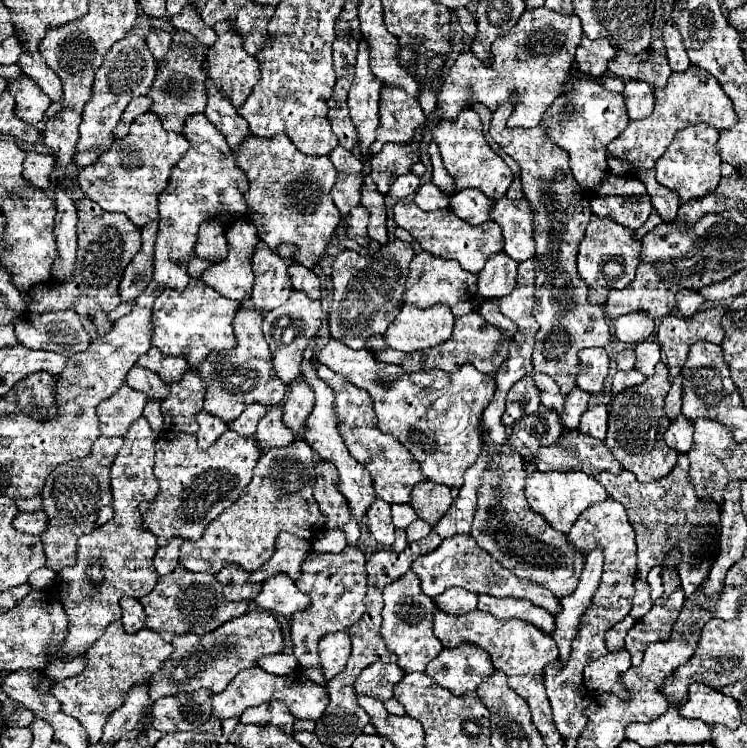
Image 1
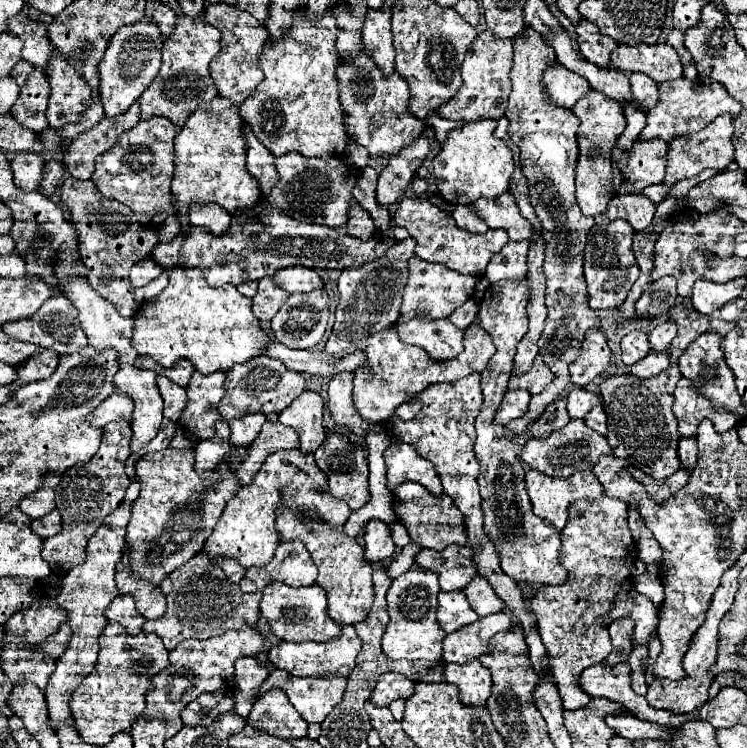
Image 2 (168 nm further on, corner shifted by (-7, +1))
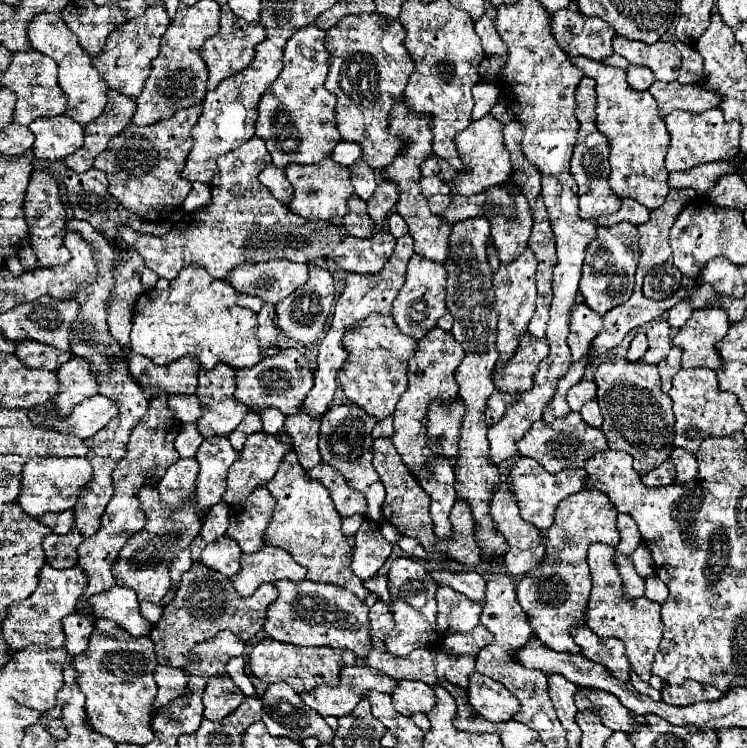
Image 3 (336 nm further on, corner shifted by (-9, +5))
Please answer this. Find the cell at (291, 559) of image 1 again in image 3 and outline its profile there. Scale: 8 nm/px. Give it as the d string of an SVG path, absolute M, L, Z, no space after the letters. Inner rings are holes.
M265 546L259 552L243 554L239 572L229 580L233 582L237 594L247 598L265 582L277 582L277 580L297 582L303 580L305 574L307 572L303 570L303 566L299 566L287 550Z

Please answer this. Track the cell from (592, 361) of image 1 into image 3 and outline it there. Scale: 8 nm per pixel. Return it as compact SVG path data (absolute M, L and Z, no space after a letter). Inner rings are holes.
M583 302L573 304L569 338L567 338L573 362L577 362L589 352L591 342L601 332L601 328L603 328L603 318L599 314L593 314L593 310L589 310L589 306L585 306Z

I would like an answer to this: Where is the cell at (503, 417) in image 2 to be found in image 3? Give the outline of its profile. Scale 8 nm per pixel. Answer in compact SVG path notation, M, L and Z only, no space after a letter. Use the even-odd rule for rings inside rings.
M495 390L489 396L487 408L485 408L485 422L487 422L487 426L493 426L493 422L497 422L505 414L505 408L509 404L513 404L513 402L517 402L517 394L515 392L499 392L499 390Z

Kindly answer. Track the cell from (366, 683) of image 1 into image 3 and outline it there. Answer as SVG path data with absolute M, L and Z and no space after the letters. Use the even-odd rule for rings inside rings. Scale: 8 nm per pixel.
M399 680L397 690L391 696L395 710L403 716L413 716L415 712L429 712L437 702L433 688L417 680Z

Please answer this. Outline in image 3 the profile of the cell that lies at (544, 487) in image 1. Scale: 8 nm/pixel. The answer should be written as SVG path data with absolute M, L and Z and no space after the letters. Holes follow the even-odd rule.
M521 456L515 462L515 466L511 468L511 472L509 472L509 488L515 494L515 500L517 500L521 518L525 522L531 522L539 530L549 528L553 524L553 516L555 516L557 504L563 498L567 498L567 496L583 490L585 488L585 480L587 480L587 474L585 474L583 468L577 468L577 470L561 470L559 474L553 476L539 462L535 462L533 458L525 458L525 456Z

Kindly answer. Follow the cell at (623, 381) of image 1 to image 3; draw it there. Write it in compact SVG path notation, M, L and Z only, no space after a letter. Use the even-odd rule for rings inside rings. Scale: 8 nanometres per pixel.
M655 322L647 330L649 338L649 350L645 352L643 360L649 364L659 364L661 360L667 358L669 348L671 348L671 328L667 322Z

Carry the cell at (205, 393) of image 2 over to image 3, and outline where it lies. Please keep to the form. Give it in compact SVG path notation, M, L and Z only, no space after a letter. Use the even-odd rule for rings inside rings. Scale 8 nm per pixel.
M219 364L213 370L201 370L199 372L199 386L197 386L195 394L197 394L197 398L203 404L203 416L197 422L197 428L199 428L203 438L211 438L215 434L227 436L233 428L237 428L237 424L249 412L249 408L245 404L237 402L237 398L233 396L235 394L235 386L237 386L235 378L237 378L237 372L231 366L225 366L225 364Z

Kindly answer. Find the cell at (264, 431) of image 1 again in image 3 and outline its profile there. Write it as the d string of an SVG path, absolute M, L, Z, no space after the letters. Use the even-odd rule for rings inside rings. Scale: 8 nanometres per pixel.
M255 432L251 438L247 438L243 450L239 452L239 458L237 462L233 462L233 466L229 468L229 474L227 474L227 492L223 494L223 500L233 506L233 504L239 504L243 502L251 490L257 490L259 486L265 486L273 474L277 472L277 466L281 464L283 456L291 450L289 444L283 444L277 436L273 434L265 434L265 432Z

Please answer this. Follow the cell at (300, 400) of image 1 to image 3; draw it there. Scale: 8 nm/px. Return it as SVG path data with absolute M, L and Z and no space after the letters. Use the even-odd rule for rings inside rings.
M299 410L297 414L285 418L285 430L289 432L293 440L293 450L297 452L299 464L305 470L311 470L321 462L319 446L317 446L319 424L321 420L311 418L309 414L305 414L305 410Z

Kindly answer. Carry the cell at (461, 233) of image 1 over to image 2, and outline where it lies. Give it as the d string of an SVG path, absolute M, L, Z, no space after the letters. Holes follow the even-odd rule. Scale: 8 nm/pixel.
M403 198L401 204L397 206L397 212L393 216L397 226L407 228L411 238L417 240L415 254L427 262L439 262L445 264L447 268L461 272L461 274L473 274L473 276L483 276L489 260L493 254L497 254L507 242L509 236L505 230L487 230L485 234L471 234L459 226L455 226L455 220L451 214L443 214L433 204L427 204L425 198Z

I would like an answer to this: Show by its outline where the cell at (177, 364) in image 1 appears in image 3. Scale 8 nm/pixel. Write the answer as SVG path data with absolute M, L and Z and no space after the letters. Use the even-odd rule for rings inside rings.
M133 354L129 358L129 372L141 388L161 388L169 394L195 394L199 362L183 356L167 366L157 366L149 358Z

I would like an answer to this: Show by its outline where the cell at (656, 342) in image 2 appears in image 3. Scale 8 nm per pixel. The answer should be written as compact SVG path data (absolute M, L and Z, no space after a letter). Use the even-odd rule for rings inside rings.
M683 298L681 302L677 302L671 310L669 310L669 326L673 328L673 330L677 330L677 328L681 328L681 324L685 324L687 320L689 320L689 316L693 314L693 304L691 304L691 300L689 298Z

